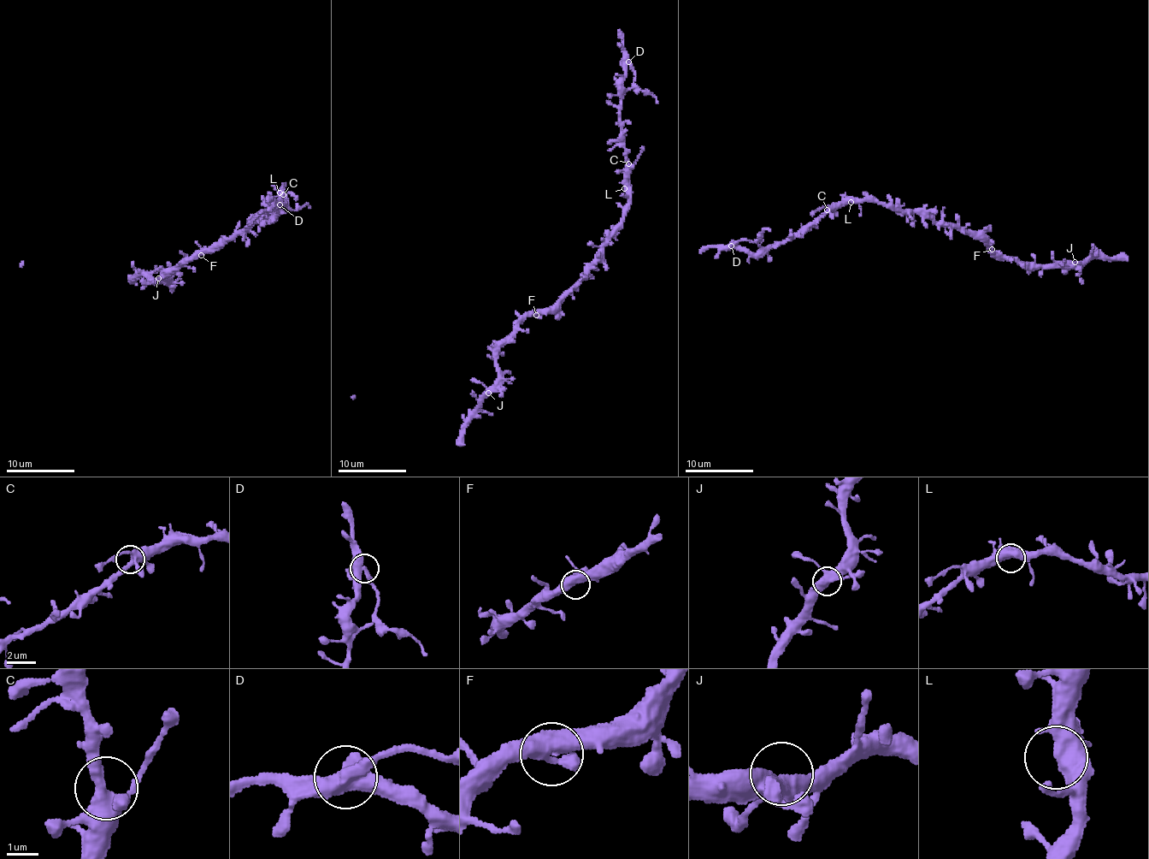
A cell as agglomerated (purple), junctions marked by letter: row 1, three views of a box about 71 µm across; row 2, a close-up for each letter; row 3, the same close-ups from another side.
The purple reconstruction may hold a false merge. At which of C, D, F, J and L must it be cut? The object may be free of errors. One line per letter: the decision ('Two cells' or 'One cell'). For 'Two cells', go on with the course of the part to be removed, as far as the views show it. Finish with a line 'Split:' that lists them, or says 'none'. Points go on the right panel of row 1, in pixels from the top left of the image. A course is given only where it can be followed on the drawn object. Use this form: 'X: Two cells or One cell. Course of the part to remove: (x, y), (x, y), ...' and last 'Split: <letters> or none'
C: One cell
D: Two cells. Course of the part to remove: (731, 245), (745, 239), (759, 239), (763, 230), (770, 230)
F: One cell
J: One cell
L: One cell
Split: D

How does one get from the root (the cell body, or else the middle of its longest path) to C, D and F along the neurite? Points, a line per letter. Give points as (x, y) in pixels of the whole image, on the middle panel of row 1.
C: (568, 289), (582, 276), (584, 268), (593, 261), (600, 245), (621, 222), (627, 202), (628, 163)
D: (568, 289), (582, 276), (584, 268), (593, 261), (600, 245), (621, 222), (627, 202), (620, 85), (628, 62)
F: (568, 289), (551, 307), (536, 315)

